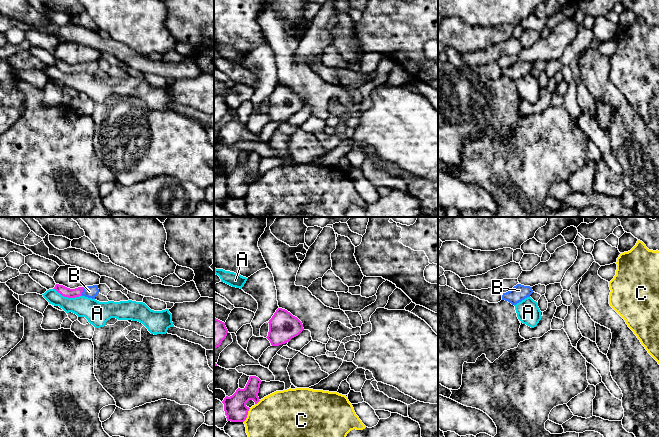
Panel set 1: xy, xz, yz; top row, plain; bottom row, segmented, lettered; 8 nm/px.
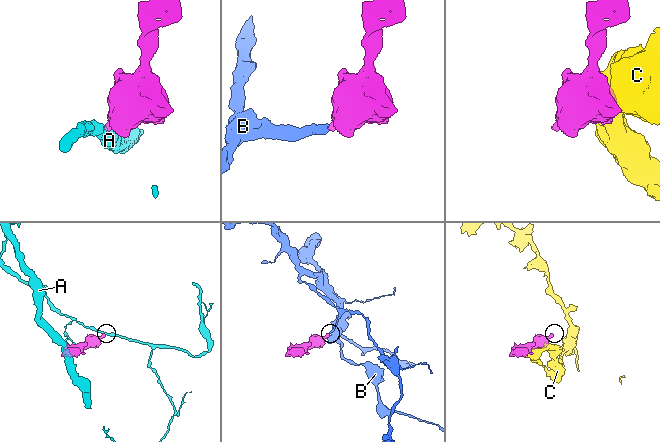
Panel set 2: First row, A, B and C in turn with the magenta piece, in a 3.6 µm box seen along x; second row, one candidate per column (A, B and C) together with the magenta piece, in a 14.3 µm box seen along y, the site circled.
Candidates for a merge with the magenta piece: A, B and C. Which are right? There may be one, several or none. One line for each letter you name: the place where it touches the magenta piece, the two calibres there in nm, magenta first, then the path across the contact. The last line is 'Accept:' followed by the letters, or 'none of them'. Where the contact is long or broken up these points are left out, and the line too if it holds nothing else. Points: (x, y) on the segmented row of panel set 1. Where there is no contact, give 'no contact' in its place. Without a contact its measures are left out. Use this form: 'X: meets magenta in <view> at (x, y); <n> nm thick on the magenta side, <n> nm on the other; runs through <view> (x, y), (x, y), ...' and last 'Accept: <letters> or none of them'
B: meets magenta in xy at (82, 291); 80 nm thick on the magenta side, 100 nm on the other; runs through xy (64, 291), (82, 291), (89, 291)
Accept: B

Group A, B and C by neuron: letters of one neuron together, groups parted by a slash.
A / B / C

